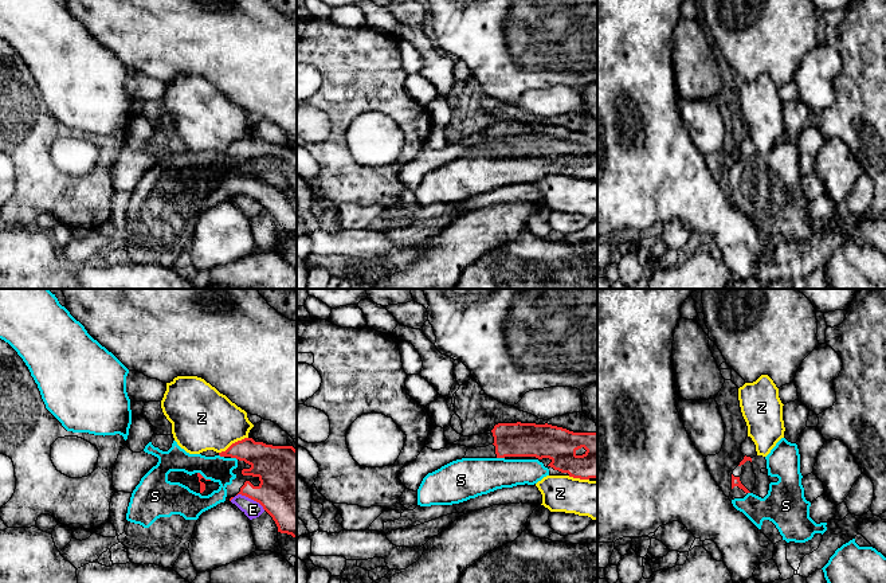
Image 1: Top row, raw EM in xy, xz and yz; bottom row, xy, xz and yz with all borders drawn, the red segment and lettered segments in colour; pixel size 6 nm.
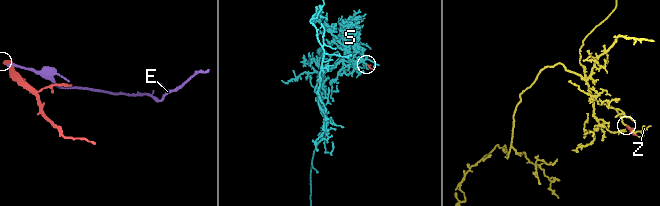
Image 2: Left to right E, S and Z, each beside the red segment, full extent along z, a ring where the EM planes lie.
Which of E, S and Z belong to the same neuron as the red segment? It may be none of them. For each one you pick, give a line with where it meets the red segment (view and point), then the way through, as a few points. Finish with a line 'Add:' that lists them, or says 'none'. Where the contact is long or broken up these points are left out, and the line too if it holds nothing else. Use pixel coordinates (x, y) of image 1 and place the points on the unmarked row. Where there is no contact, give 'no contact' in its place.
S: contact xz (501, 156)
Add: S

